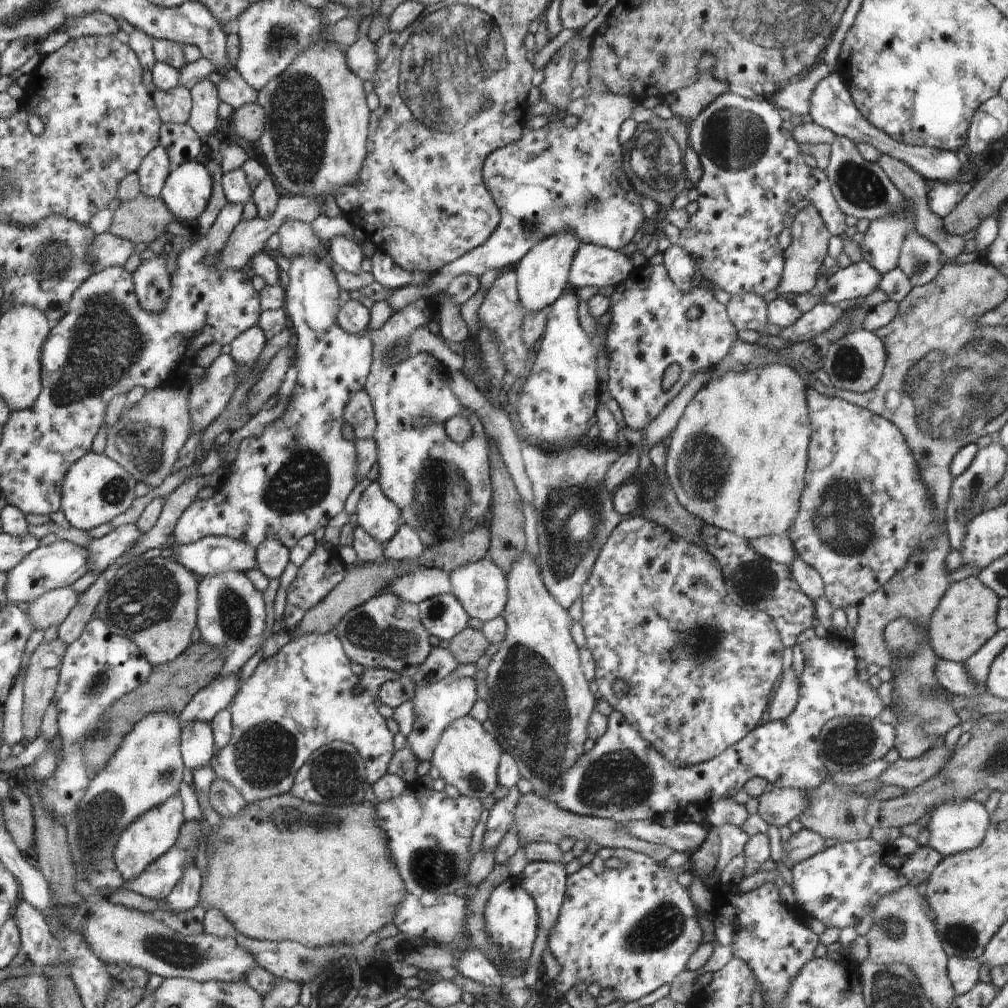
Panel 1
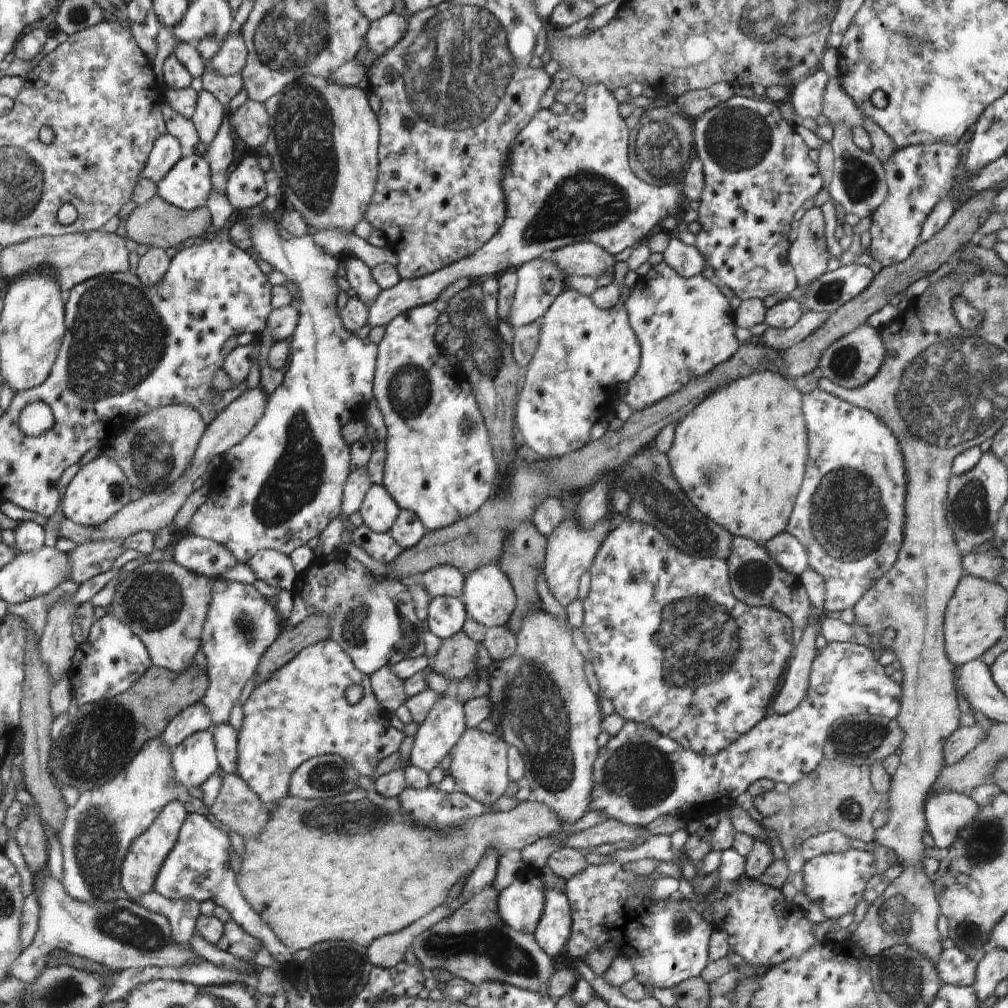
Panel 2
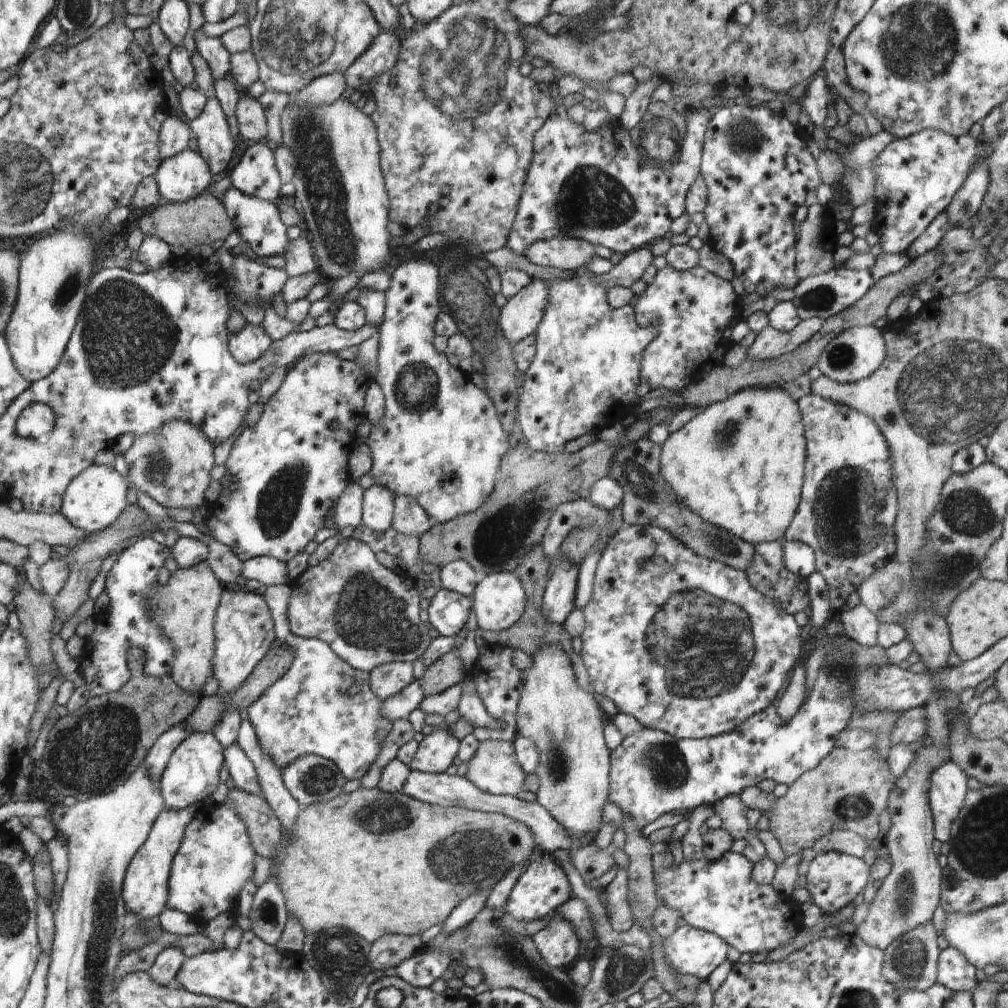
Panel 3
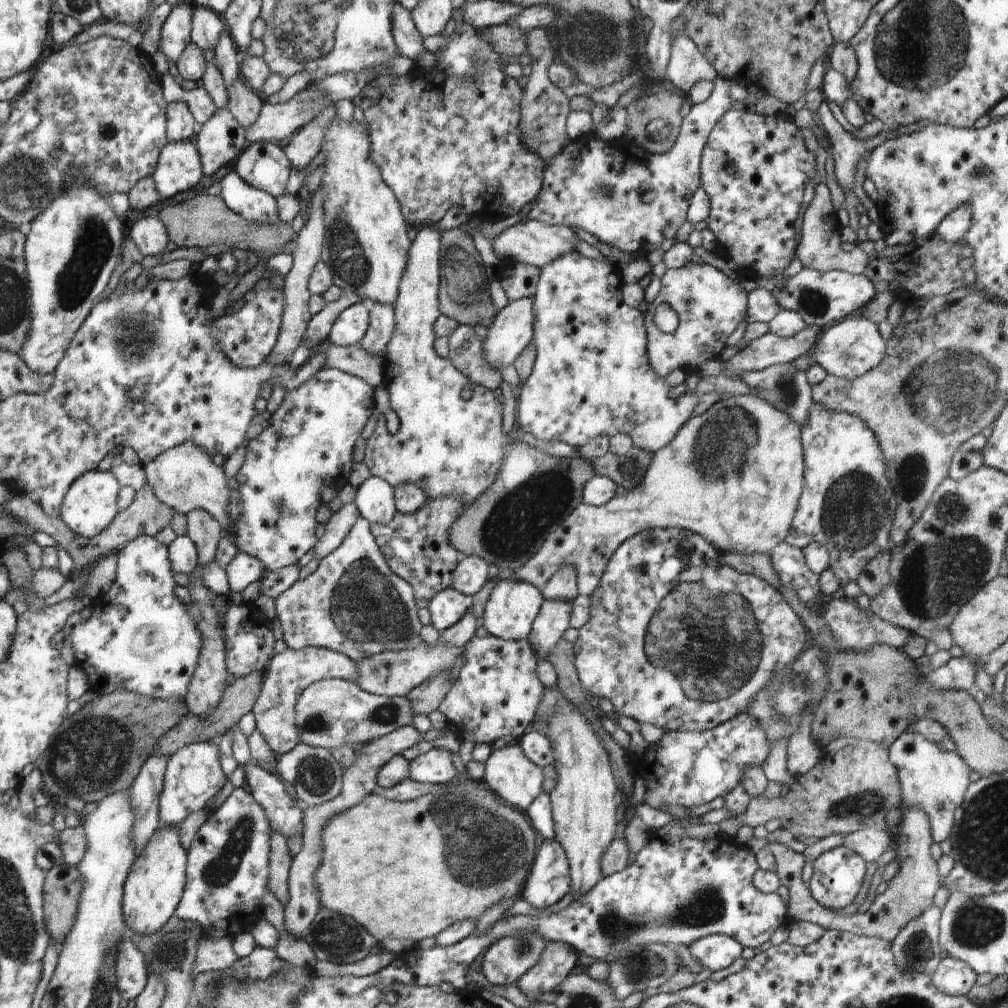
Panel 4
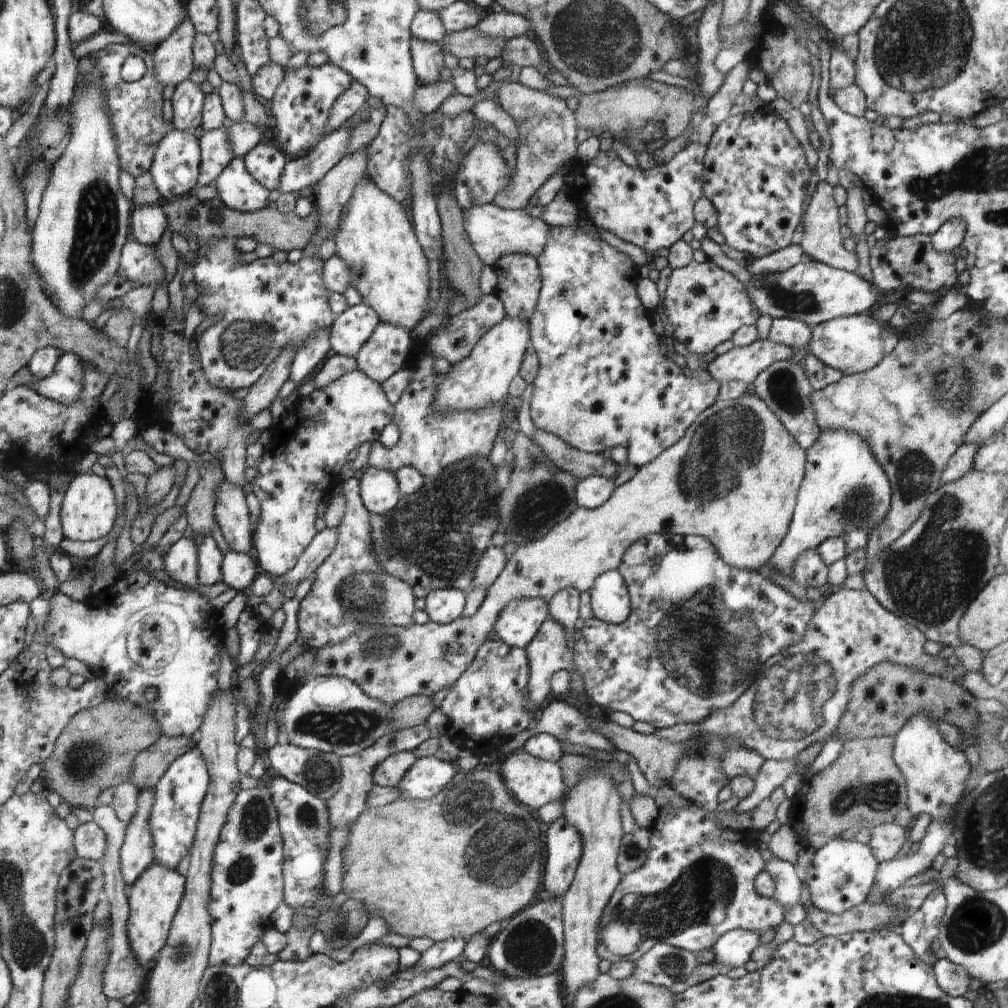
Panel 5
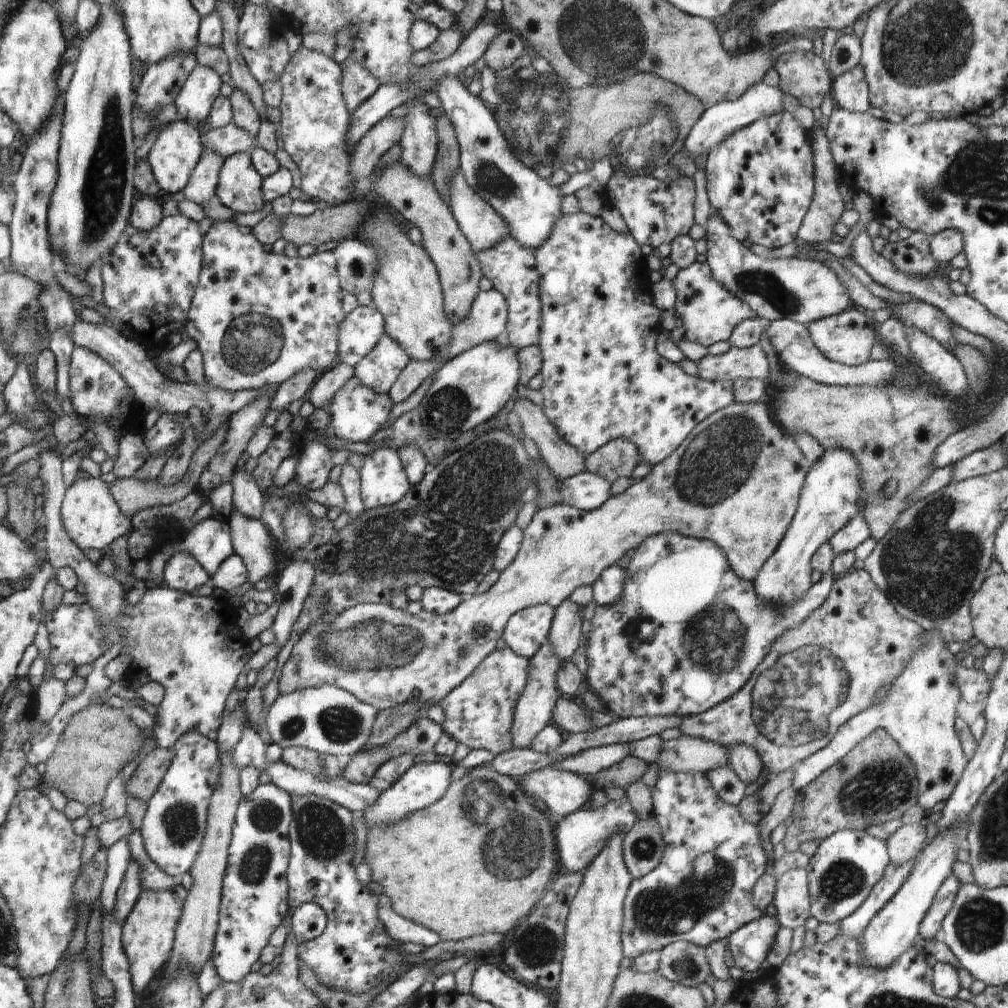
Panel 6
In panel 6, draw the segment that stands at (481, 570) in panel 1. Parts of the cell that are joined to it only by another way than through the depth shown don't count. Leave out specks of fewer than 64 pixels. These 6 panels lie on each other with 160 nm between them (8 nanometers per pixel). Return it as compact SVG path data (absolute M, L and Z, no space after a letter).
M548 603L519 610L509 618L502 637L508 648L529 659L545 644L556 610Z

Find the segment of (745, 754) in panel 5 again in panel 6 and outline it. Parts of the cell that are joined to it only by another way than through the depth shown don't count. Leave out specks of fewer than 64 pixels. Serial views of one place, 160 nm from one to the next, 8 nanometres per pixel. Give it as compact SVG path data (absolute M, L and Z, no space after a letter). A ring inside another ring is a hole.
M559 698L553 710L552 722L565 735L583 733L595 728L590 715L588 709L583 710L578 704ZM680 735L676 739L661 742L655 760L660 771L673 773L709 773L720 767L728 767L727 748L715 741Z

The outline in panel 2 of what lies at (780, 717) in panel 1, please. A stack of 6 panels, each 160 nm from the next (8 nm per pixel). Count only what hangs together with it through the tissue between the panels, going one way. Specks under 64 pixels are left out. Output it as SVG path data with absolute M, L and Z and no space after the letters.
M811 624L804 626L801 640L794 648L793 660L783 670L782 686L771 706L772 713L788 714L805 697L806 689L809 687L811 664L818 651L815 640L819 634L820 628L814 628Z

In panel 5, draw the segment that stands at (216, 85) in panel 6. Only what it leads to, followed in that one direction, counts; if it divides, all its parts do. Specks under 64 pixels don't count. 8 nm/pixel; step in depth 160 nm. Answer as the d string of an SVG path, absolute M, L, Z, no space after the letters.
M192 79L176 85L172 100L174 128L179 131L200 131L203 102L206 94Z

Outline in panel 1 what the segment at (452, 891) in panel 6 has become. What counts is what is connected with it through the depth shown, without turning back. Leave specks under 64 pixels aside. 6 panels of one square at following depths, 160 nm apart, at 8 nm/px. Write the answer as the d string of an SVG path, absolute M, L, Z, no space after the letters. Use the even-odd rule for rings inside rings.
M291 792L276 795L261 801L247 804L236 818L221 817L220 824L209 827L213 831L214 852L202 854L202 888L199 904L208 910L215 908L233 924L237 934L259 941L296 941L307 947L333 945L334 943L352 943L358 945L372 932L378 932L385 924L393 921L395 906L405 897L405 884L389 858L388 842L381 828L377 825L375 805L362 802L360 805L335 807L316 805L315 802L306 802ZM534 792L521 795L515 808L512 825L517 828L522 845L529 842L549 842L558 845L562 838L572 838L575 842L577 840L583 840L586 844L598 842L600 846L611 849L638 851L639 853L650 855L659 863L664 862L670 854L675 852L667 846L649 843L635 837L629 833L629 830L625 827L626 824L608 818L579 815L577 812L565 811L554 804L554 802L547 801L544 797Z

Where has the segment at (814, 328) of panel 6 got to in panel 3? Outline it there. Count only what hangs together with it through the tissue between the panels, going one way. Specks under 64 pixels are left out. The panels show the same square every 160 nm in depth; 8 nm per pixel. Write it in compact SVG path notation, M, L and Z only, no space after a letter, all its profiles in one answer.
M874 325L842 331L835 336L824 348L819 356L817 367L824 376L839 383L853 383L871 374L886 358L883 330Z

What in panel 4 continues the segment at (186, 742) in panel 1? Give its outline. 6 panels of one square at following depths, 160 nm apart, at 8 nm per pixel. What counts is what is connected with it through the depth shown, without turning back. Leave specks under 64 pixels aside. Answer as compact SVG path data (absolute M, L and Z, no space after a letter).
M200 741L183 746L169 756L168 768L165 769L164 792L160 798L160 818L162 827L182 822L188 814L202 810L204 804L220 792L226 782L226 776L220 768L220 752L212 741Z

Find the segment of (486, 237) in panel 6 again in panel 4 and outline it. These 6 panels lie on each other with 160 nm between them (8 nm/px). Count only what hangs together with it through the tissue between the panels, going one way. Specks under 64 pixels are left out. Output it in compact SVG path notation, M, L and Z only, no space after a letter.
M528 220L507 228L491 242L498 258L512 257L518 263L526 263L540 269L549 262L572 253L576 244L576 234L566 226L545 225L538 221Z

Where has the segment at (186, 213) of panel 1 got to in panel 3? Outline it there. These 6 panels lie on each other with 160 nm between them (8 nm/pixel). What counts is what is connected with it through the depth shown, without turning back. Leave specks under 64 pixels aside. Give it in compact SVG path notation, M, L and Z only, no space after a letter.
M190 149L163 161L154 174L161 197L168 202L183 203L210 186L212 174L207 160L198 152Z

